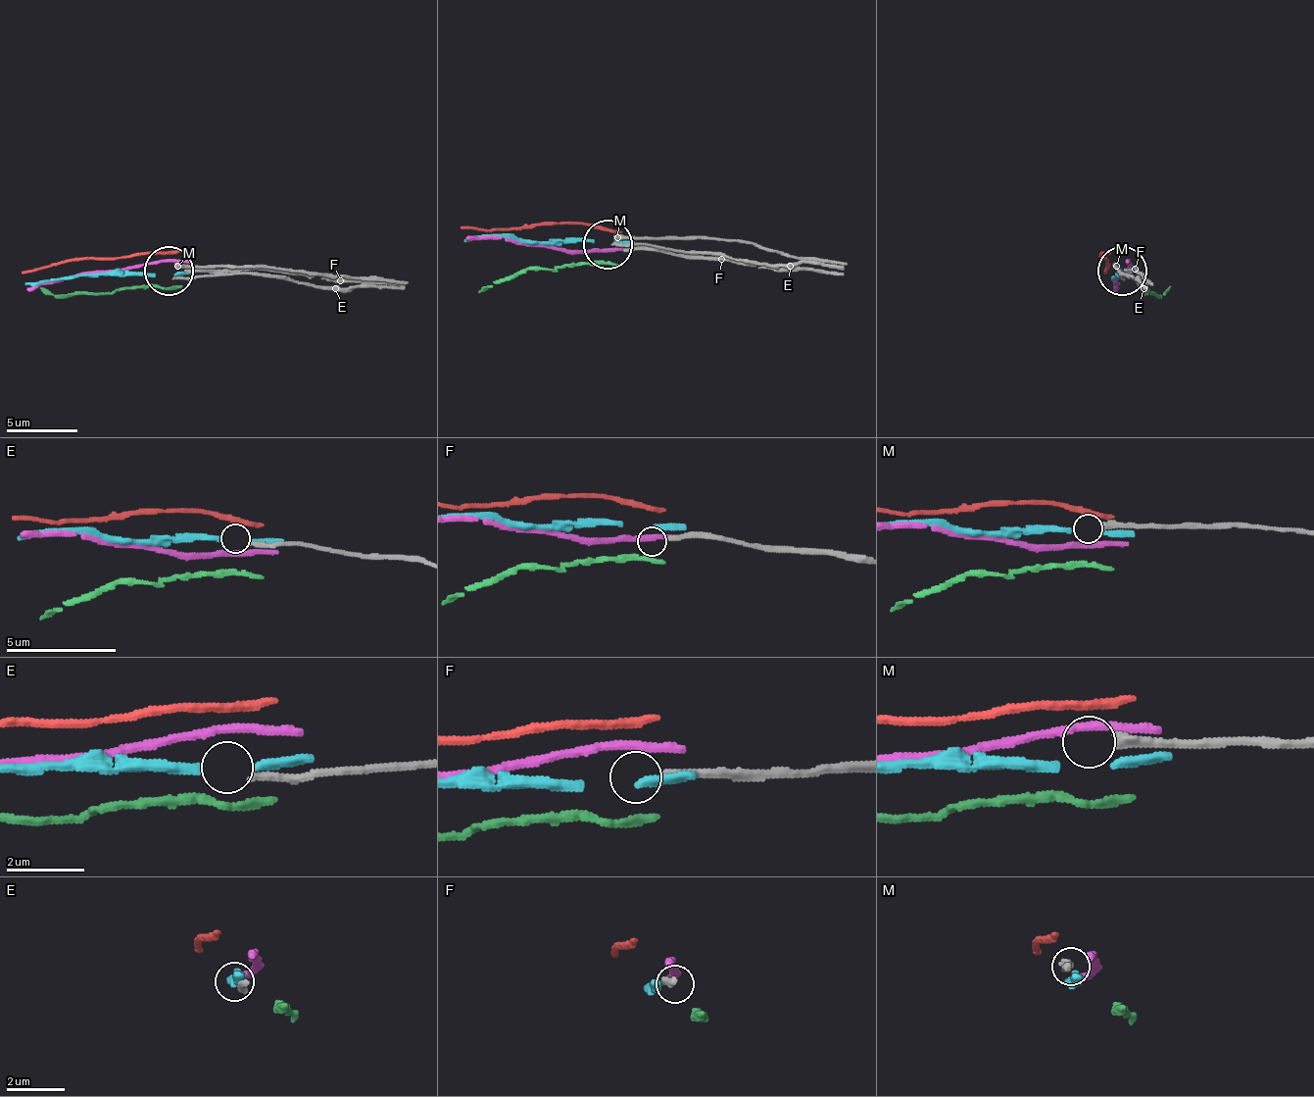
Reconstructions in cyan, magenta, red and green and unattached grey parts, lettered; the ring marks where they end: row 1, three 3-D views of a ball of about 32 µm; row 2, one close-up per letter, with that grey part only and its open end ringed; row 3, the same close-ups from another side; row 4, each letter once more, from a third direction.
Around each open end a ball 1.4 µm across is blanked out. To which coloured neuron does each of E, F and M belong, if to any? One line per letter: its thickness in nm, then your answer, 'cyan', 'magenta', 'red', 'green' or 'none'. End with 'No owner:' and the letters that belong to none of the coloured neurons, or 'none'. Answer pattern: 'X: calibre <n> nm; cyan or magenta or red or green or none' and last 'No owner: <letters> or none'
E: calibre 180 nm; none
F: calibre 240 nm; none
M: calibre 280 nm; none
No owner: E, F, M

